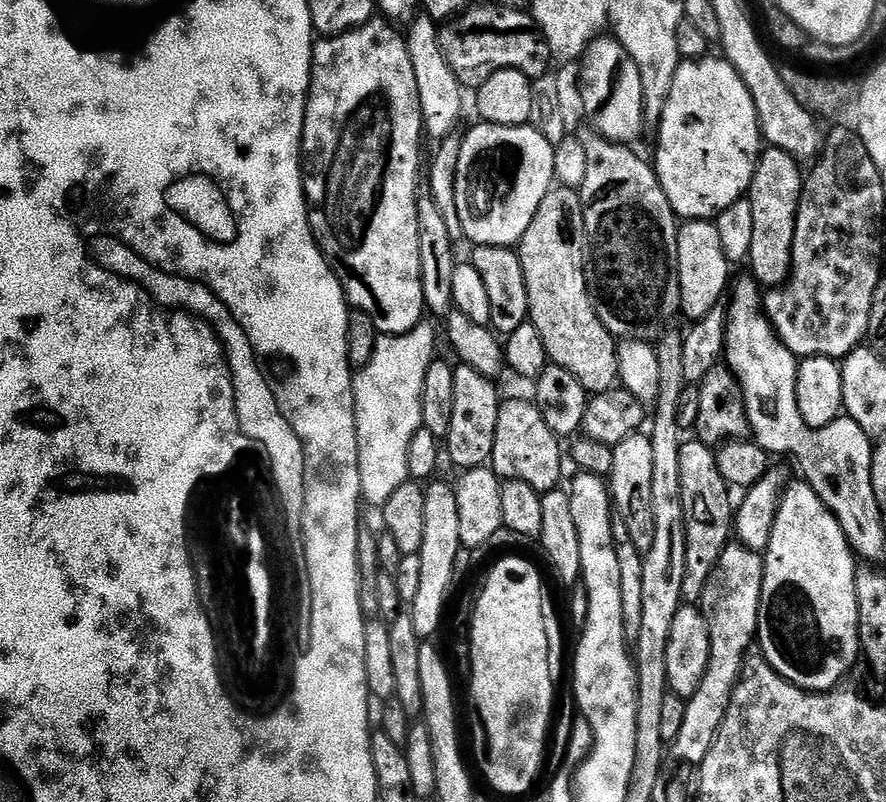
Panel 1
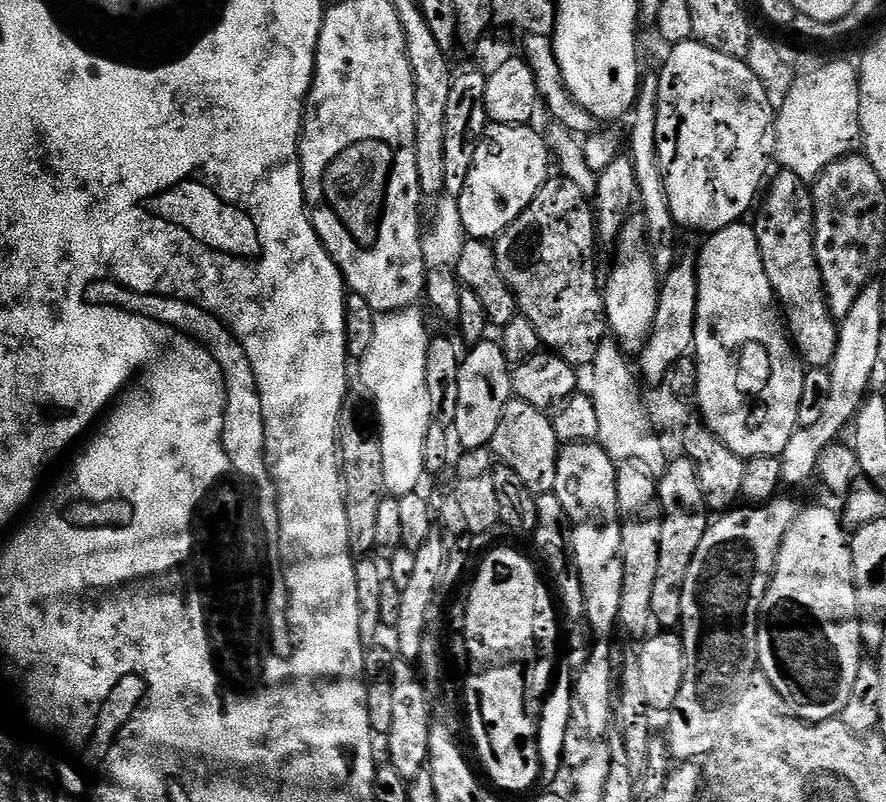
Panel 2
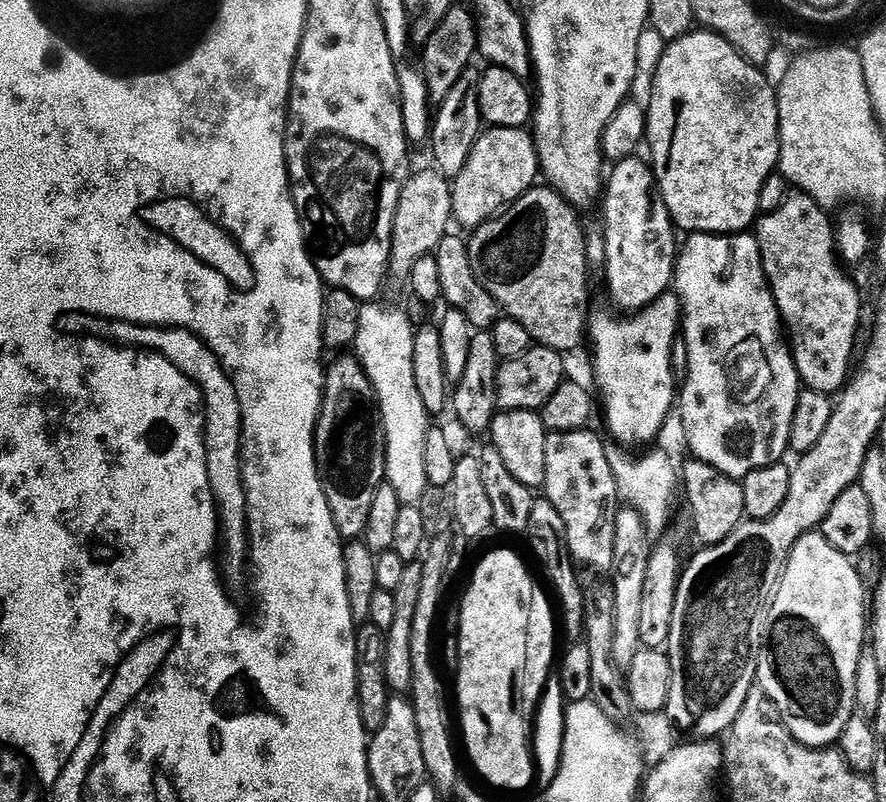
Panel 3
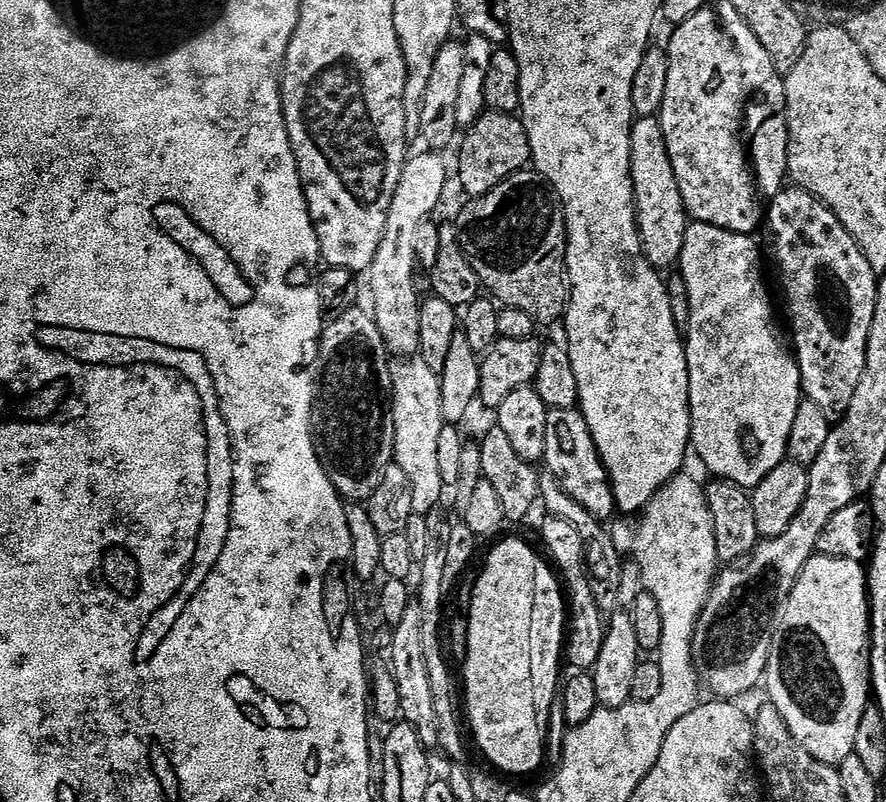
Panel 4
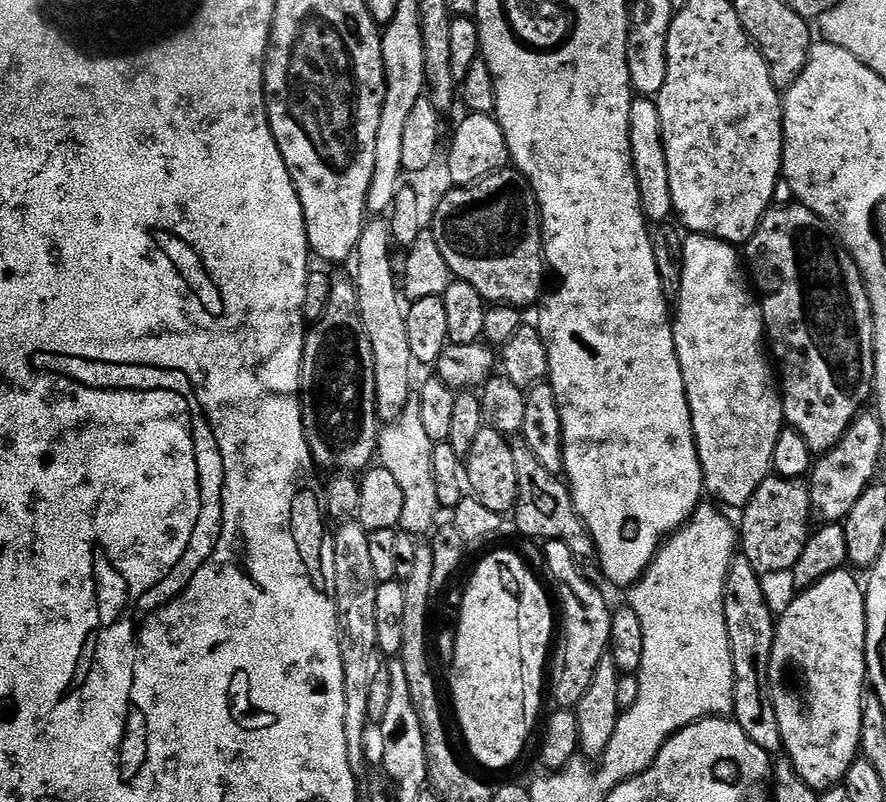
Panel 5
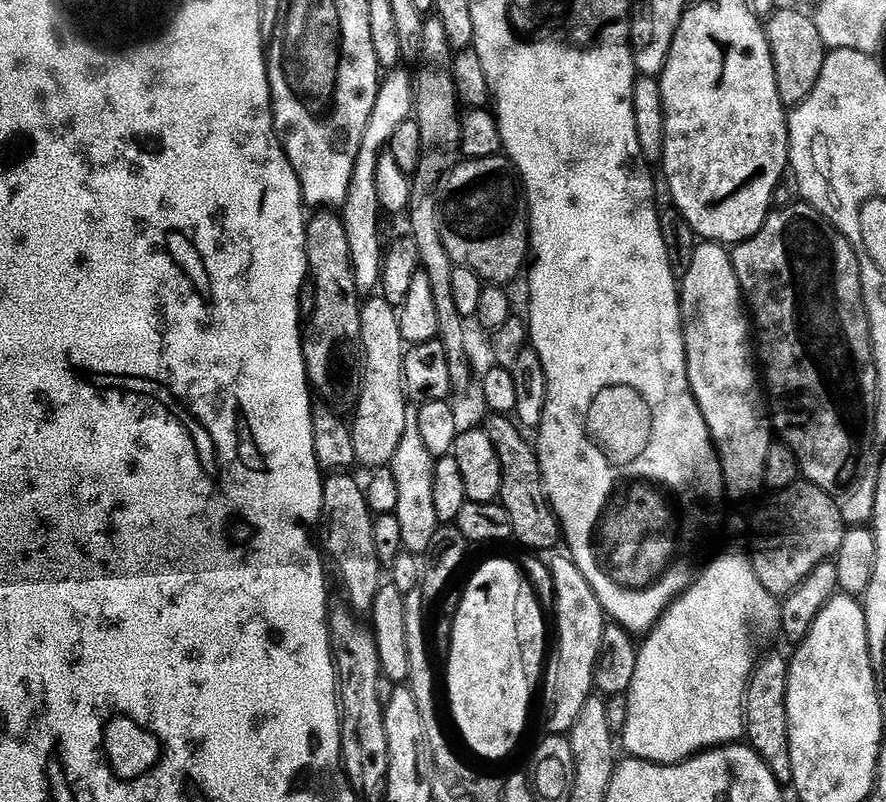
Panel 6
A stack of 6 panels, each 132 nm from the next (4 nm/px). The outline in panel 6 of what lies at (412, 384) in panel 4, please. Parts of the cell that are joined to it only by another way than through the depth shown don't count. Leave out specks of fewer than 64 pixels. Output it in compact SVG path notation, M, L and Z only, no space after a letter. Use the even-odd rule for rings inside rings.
M410 406L406 410L406 434L398 442L398 450L391 462L394 482L398 482L398 506L394 515L401 526L402 544L409 553L424 554L439 526L438 514L434 514L434 470L436 460L426 450L422 442L422 433L418 431L418 407Z

